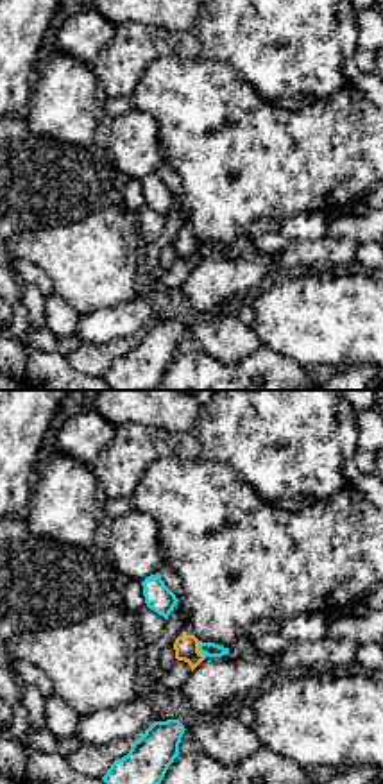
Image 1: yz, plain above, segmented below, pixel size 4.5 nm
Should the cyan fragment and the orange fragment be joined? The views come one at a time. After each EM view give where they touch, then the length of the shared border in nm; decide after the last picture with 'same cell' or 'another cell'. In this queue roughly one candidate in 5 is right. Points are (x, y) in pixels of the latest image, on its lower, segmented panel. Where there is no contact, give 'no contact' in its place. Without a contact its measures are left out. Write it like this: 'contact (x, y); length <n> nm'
contact (199, 650); length 90 nm

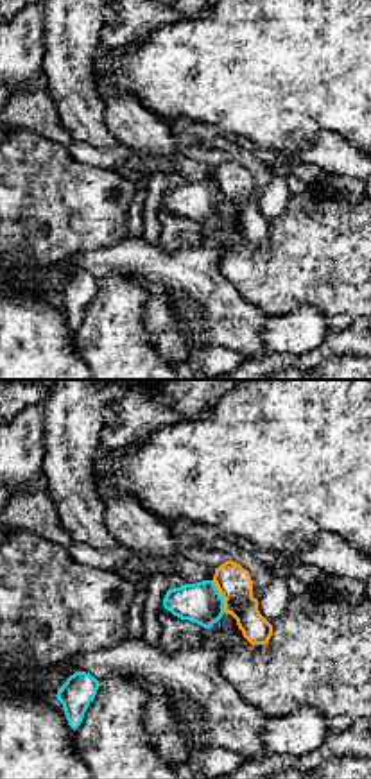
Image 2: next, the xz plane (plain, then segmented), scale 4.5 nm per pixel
contact (221, 595); length 150 nm

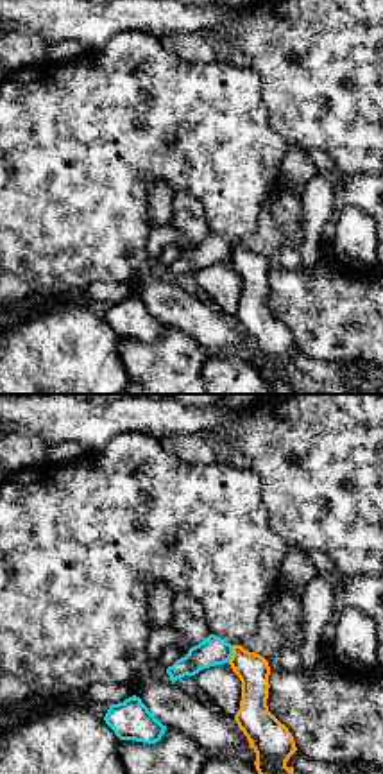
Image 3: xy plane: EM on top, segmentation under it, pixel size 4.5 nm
contact (231, 654); length 80 nm

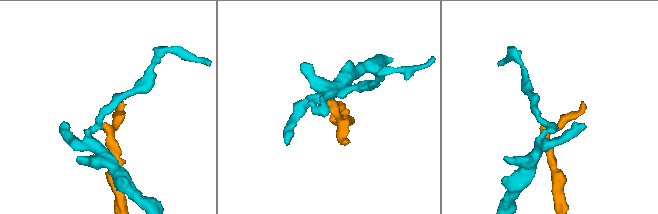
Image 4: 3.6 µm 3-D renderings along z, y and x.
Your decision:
another cell

